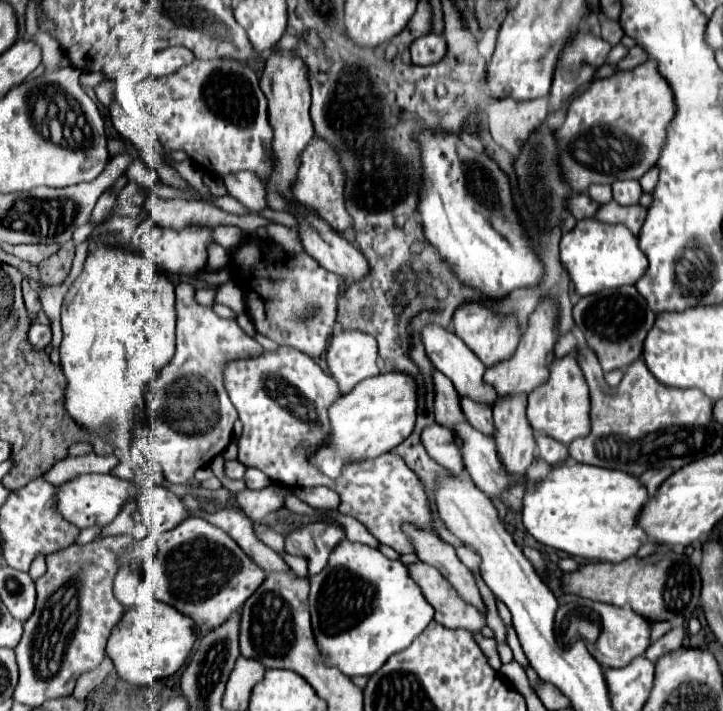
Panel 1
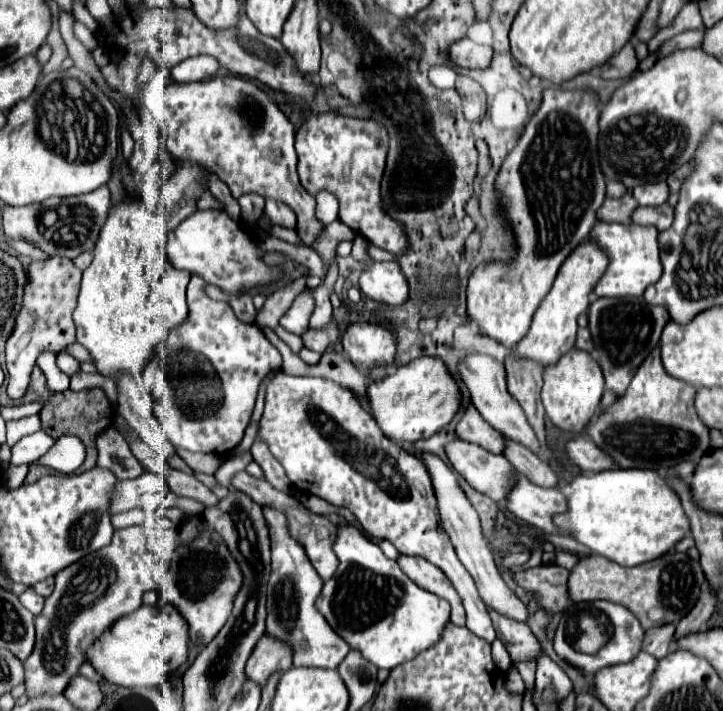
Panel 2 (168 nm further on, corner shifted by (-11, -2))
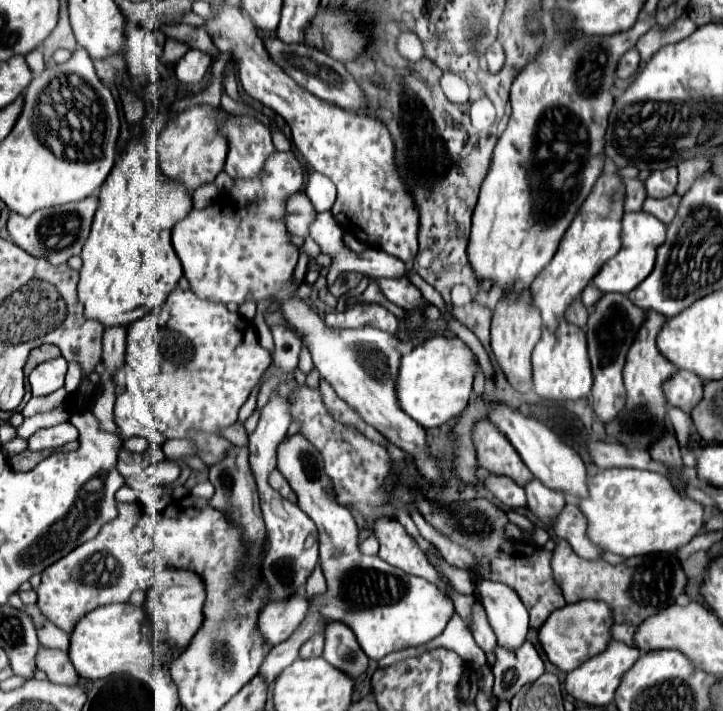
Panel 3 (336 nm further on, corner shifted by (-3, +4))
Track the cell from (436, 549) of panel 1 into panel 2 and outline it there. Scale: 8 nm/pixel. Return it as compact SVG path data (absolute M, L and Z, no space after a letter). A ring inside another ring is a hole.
M486 607L486 609L490 613L498 639L506 645L512 657L512 665L516 665L516 661L522 661L522 659L536 659L536 651L540 651L540 643L536 641L530 627L526 623L518 623L514 619L500 615L492 607Z

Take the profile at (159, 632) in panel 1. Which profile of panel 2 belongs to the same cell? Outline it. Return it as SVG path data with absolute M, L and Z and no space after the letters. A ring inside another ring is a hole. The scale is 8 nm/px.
M160 601L158 605L142 605L132 615L116 621L96 647L88 651L90 663L102 677L120 687L156 687L168 673L174 673L188 661L188 623L176 607Z

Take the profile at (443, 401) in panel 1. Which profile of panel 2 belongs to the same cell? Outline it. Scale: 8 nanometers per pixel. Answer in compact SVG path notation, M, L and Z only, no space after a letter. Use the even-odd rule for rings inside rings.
M474 405L466 407L462 419L456 425L456 435L460 439L464 439L468 443L476 443L492 453L502 453L502 447L504 447L502 435L496 429L492 429L490 423L486 423L482 419L482 415L476 411Z

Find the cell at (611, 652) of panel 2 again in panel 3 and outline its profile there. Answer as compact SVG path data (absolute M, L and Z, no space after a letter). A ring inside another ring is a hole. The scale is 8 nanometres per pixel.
M580 601L556 609L556 613L552 613L548 621L544 621L544 625L538 629L538 641L548 661L560 671L568 673L574 671L580 663L600 653L602 649L606 649L606 643L610 641L610 627L612 627L612 613L608 607L604 607L602 601Z

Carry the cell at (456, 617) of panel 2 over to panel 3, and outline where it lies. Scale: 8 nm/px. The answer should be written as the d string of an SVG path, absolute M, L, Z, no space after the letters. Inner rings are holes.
M394 517L376 519L374 537L380 543L378 555L386 563L390 563L398 569L404 569L410 575L418 575L428 581L436 581L436 585L440 585L440 589L446 591L436 569L428 563L428 559L422 553L422 549L418 547L418 543L406 533L406 529Z

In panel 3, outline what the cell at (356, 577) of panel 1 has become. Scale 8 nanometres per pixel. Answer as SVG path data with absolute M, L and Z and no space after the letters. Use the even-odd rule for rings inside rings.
M294 433L278 443L276 467L296 493L298 507L316 523L320 533L320 567L328 591L314 597L312 603L318 603L330 621L344 621L354 631L362 651L374 661L392 651L416 647L438 637L454 615L452 599L438 585L408 575L380 557L366 557L358 551L356 521L350 509L338 503L318 449L306 437Z

